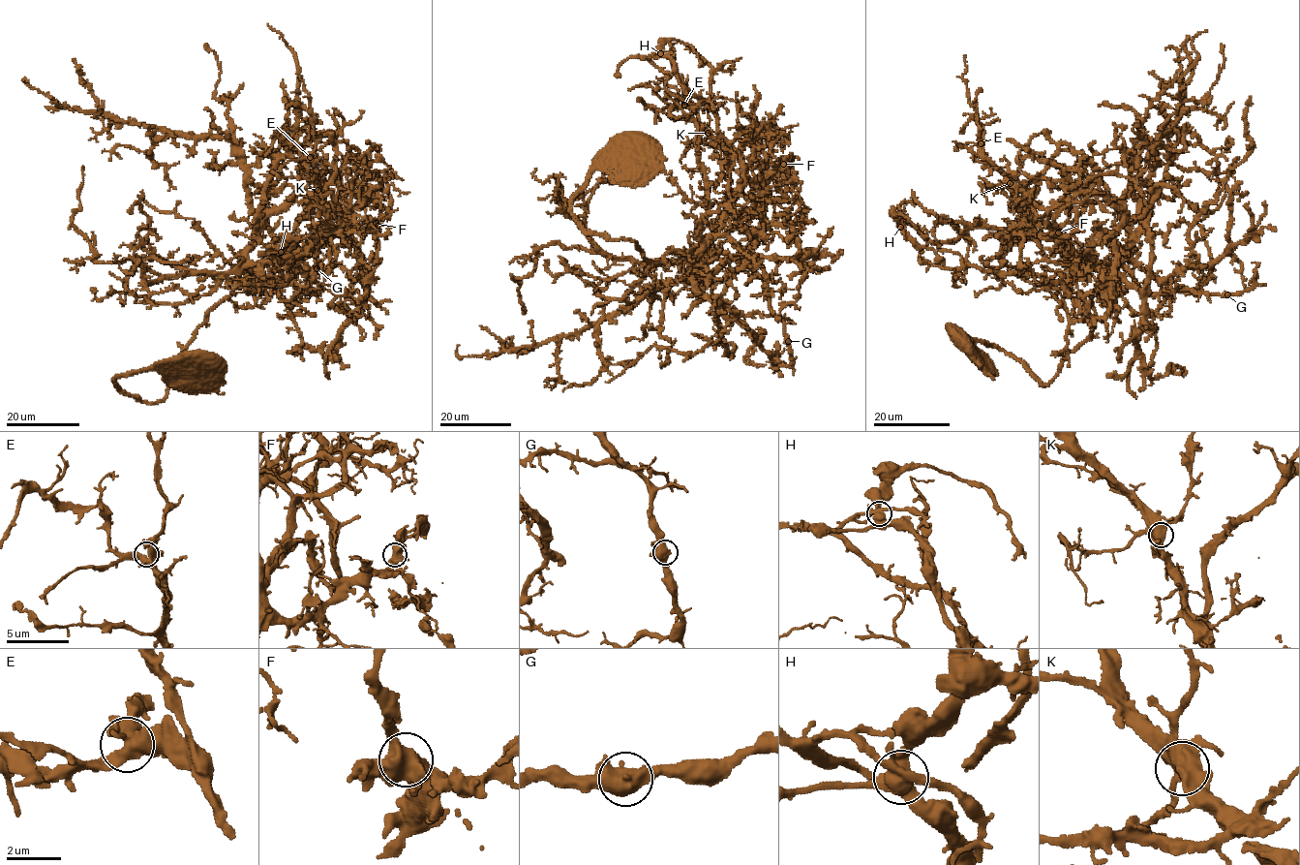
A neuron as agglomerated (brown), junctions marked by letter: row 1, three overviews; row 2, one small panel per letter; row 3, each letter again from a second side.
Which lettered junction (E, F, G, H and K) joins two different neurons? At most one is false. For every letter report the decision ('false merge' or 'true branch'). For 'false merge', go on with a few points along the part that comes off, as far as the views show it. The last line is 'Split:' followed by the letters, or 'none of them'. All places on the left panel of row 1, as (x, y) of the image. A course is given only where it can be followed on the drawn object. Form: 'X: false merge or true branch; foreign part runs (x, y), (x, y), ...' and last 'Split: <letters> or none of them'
E: true branch
F: true branch
G: true branch
H: false merge; foreign part runs (280, 252), (294, 238), (315, 236), (318, 245), (314, 256)
K: true branch
Split: H

